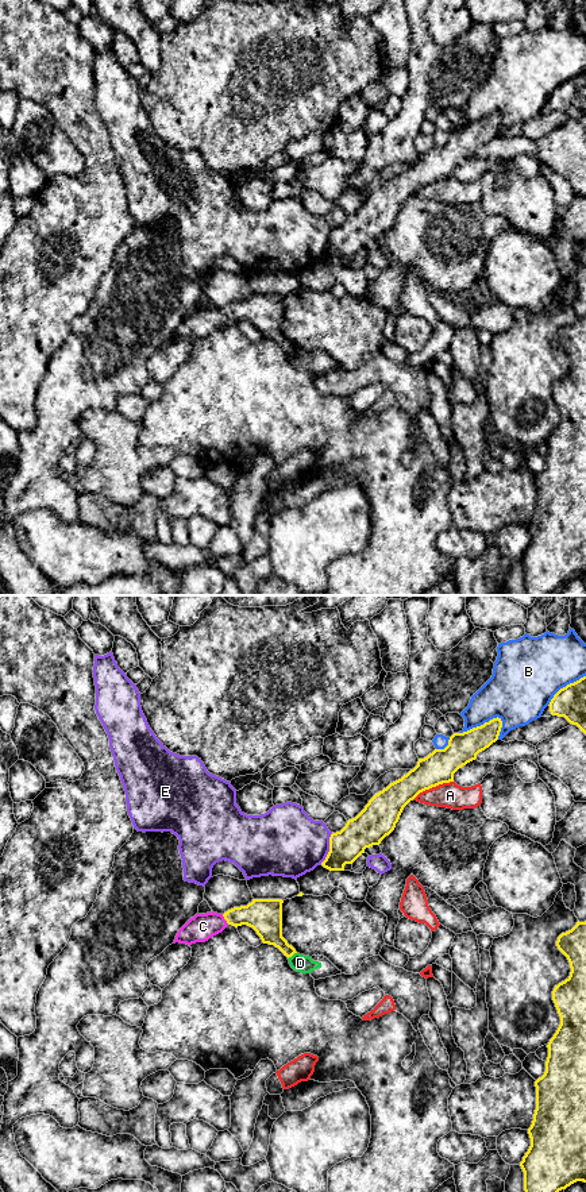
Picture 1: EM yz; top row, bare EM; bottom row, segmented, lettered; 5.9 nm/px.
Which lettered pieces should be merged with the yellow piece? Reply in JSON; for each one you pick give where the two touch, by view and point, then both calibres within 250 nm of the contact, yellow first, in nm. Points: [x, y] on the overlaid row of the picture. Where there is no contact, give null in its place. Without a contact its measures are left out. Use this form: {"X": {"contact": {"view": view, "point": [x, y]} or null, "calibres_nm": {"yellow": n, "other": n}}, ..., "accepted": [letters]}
{"C": {"contact": {"view": "yz", "point": [224, 918]}, "calibres_nm": {"yellow": 200, "other": 160}}, "accepted": ["C"]}

